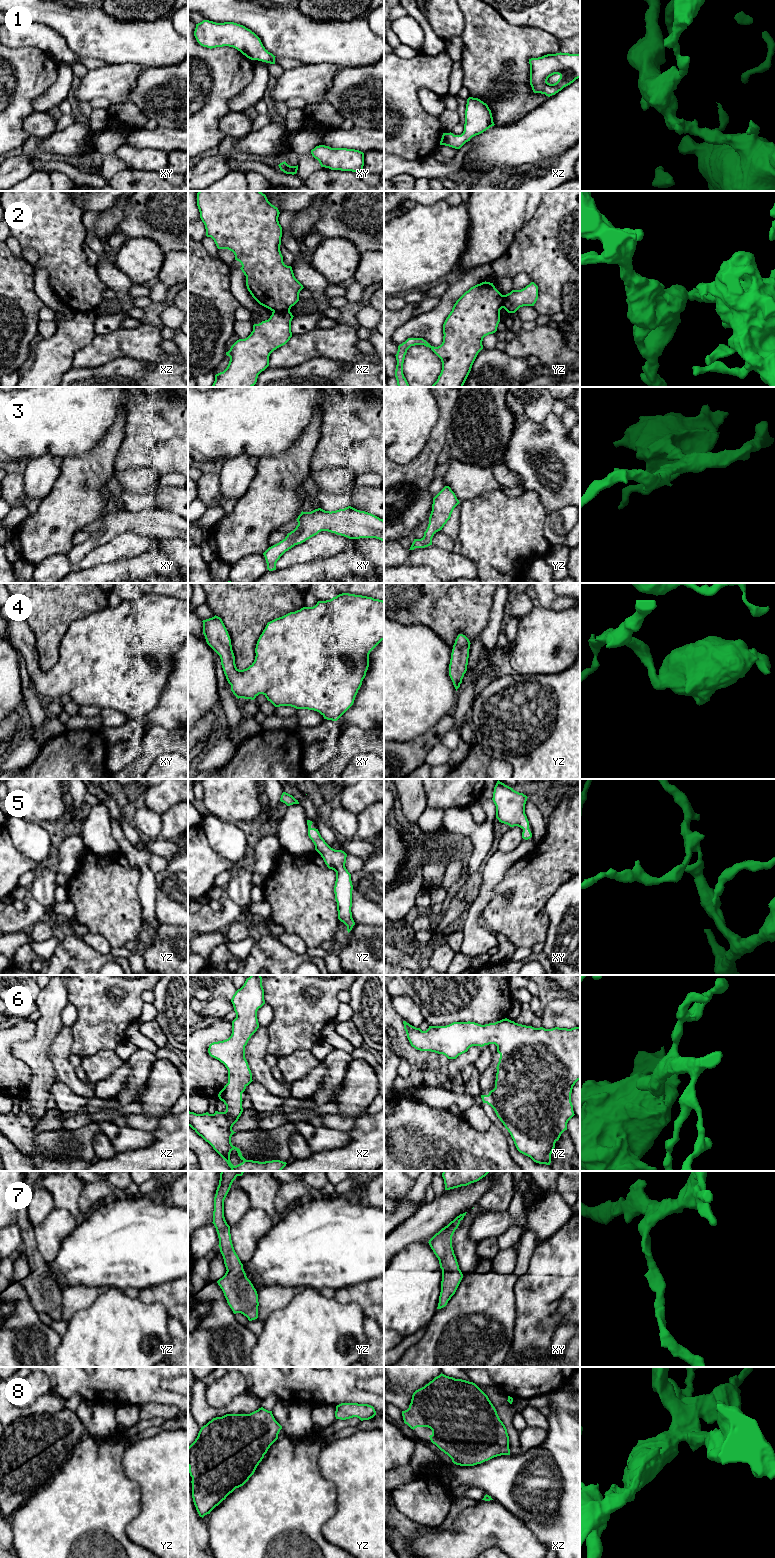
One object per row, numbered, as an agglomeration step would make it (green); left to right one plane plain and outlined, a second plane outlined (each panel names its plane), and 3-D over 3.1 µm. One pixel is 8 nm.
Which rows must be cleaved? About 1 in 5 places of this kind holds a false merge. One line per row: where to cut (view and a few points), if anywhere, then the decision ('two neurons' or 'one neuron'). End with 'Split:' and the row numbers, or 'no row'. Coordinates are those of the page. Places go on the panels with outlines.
1: no cut | one neuron
2: xz (289, 309), (273, 312) | two neurons
3: no cut | one neuron
4: no cut | one neuron
5: no cut | one neuron
6: no cut | one neuron
7: no cut | one neuron
8: no cut | one neuron
Split: 2

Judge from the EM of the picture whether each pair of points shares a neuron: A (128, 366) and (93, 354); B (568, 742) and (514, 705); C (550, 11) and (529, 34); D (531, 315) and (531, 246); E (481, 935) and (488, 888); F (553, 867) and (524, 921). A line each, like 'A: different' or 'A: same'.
A: different
B: same
C: different
D: different
E: same
F: same

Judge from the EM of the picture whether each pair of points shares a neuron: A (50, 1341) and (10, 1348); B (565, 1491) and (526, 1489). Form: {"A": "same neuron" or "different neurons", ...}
{"A": "same neuron", "B": "same neuron"}

